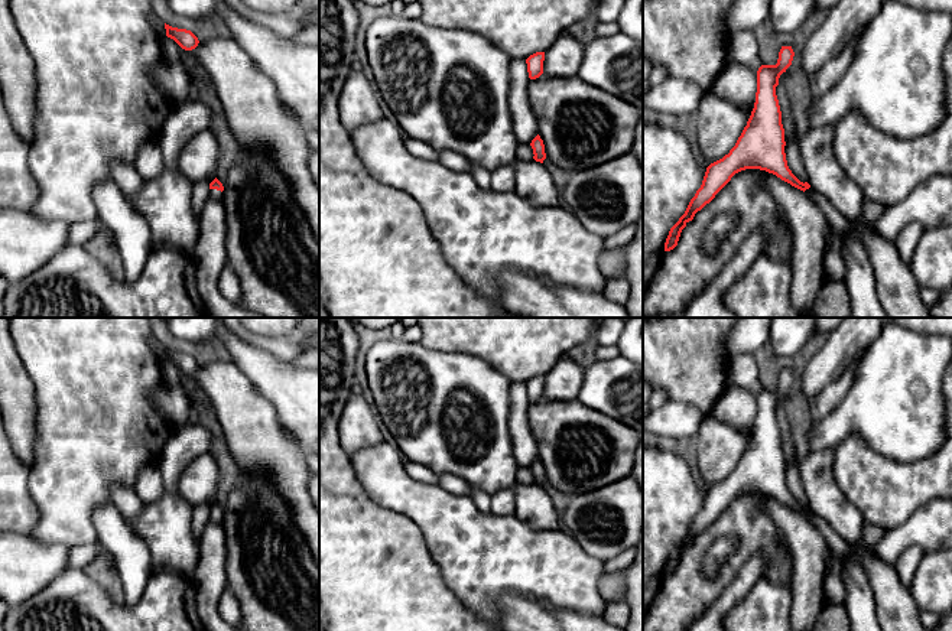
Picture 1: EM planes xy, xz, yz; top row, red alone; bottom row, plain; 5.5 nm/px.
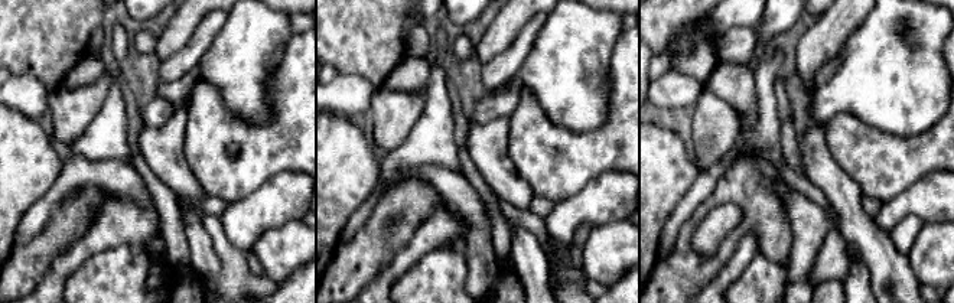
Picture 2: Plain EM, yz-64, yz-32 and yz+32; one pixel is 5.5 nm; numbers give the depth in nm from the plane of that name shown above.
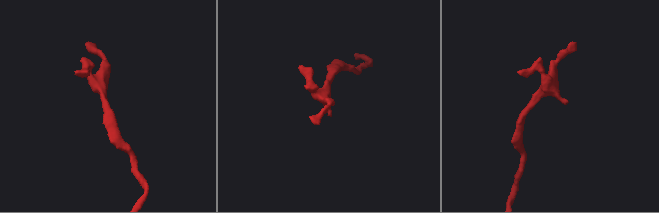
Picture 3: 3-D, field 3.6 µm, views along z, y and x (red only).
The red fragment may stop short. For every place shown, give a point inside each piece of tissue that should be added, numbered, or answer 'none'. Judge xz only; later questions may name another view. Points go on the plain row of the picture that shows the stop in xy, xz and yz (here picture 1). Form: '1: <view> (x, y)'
none

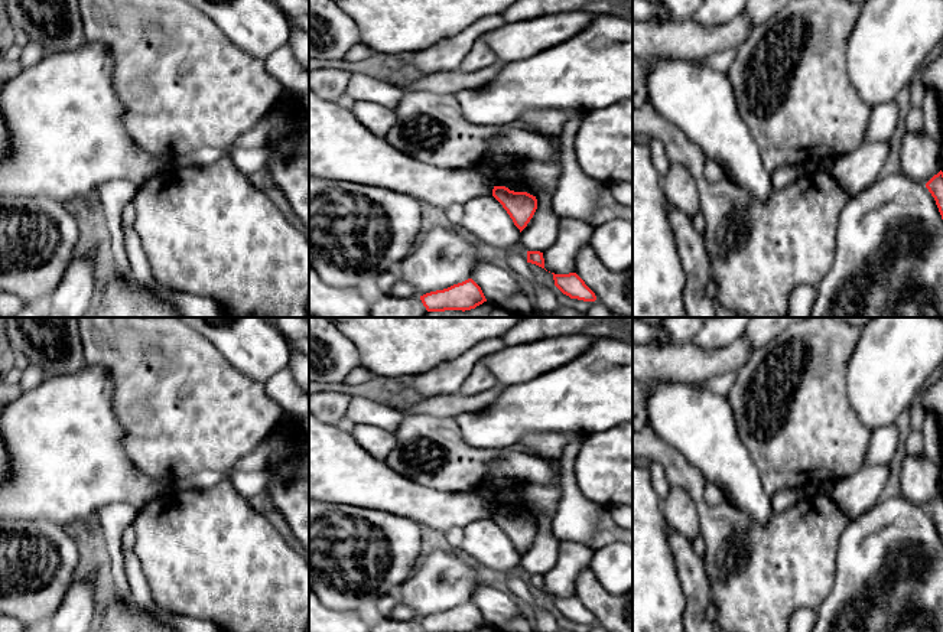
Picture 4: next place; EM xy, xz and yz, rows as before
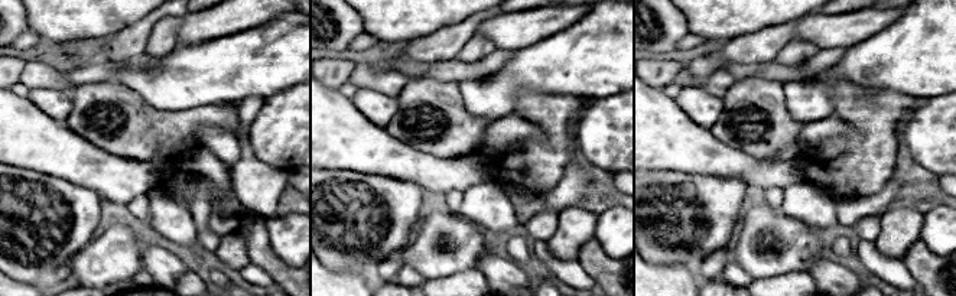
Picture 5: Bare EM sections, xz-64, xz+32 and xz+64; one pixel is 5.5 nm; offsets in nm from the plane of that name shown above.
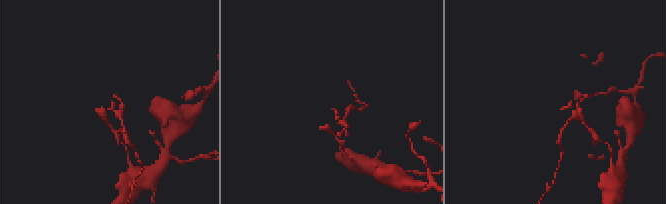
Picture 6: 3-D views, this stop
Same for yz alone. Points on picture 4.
none

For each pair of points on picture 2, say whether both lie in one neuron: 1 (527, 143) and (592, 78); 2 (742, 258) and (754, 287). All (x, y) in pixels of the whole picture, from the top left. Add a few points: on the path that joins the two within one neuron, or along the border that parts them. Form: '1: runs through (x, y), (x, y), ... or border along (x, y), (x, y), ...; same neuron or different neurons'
1: border along (530, 91), (554, 123), (582, 132); different neurons
2: border along (756, 251), (745, 269), (726, 287); different neurons

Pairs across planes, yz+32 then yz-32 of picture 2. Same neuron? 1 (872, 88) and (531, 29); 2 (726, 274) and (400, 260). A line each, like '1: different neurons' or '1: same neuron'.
1: different neurons
2: same neuron

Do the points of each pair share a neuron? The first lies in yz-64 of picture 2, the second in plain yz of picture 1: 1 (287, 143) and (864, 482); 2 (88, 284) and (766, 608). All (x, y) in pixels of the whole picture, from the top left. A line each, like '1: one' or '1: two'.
1: one
2: one

